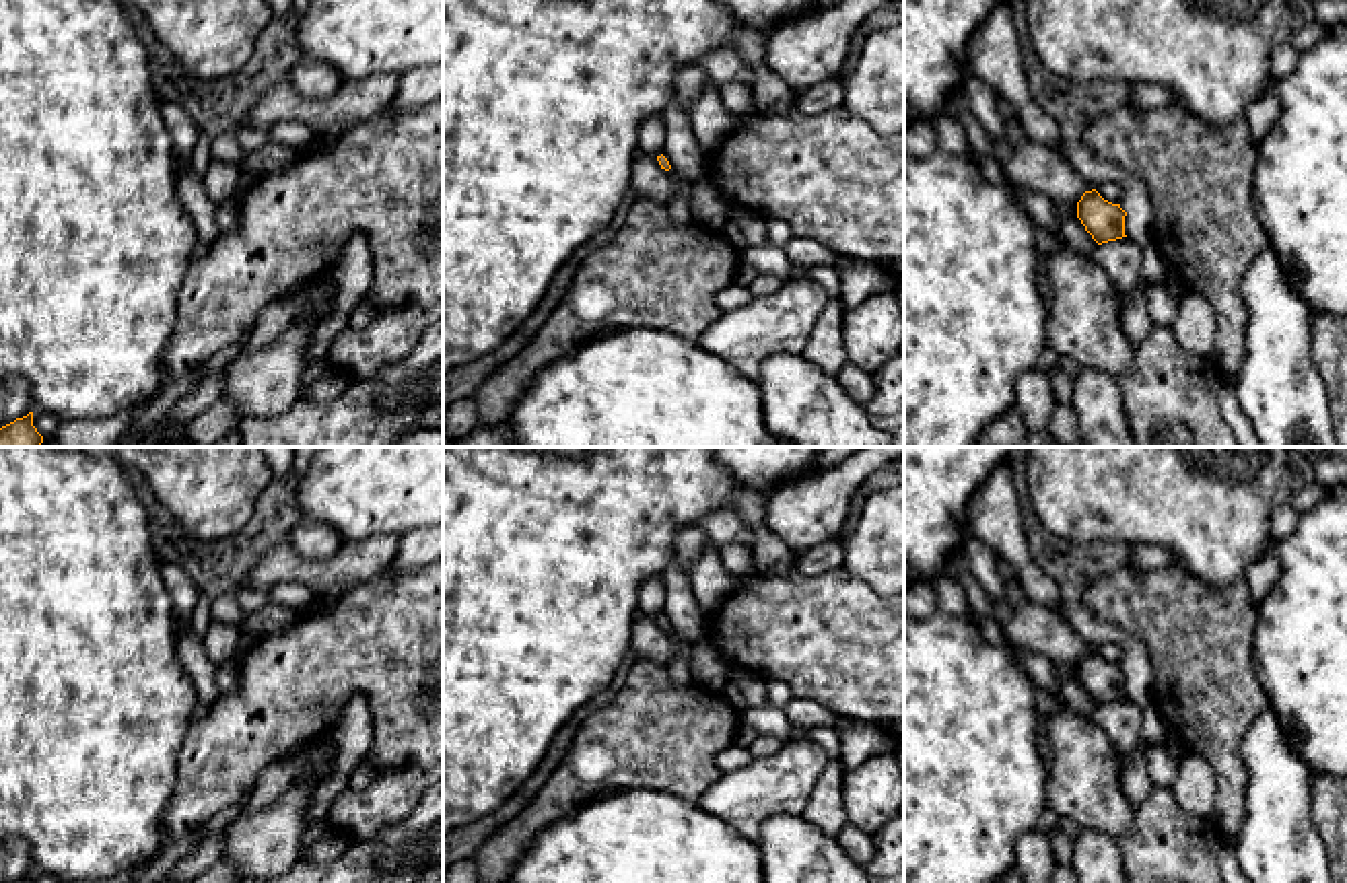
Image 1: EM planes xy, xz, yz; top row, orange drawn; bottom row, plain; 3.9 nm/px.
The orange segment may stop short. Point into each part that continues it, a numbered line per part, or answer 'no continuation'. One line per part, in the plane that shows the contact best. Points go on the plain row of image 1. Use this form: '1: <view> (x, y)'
no continuation

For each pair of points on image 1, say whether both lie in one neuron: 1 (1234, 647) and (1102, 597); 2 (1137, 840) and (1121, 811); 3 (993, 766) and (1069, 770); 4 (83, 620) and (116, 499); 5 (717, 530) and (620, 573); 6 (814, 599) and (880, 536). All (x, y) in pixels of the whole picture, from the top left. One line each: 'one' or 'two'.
1: one
2: two
3: two
4: one
5: two
6: two

